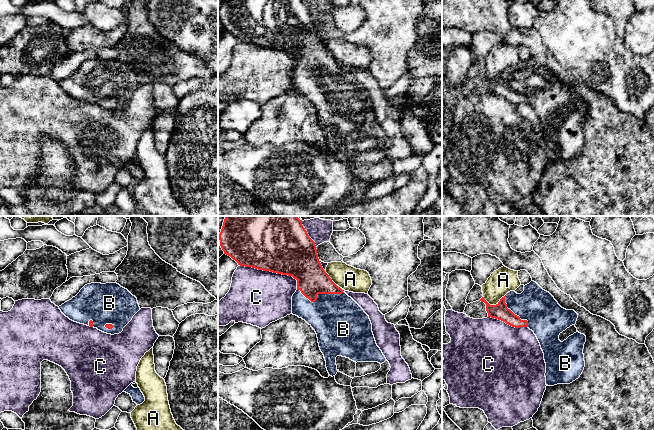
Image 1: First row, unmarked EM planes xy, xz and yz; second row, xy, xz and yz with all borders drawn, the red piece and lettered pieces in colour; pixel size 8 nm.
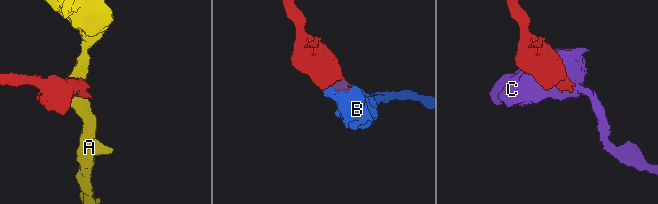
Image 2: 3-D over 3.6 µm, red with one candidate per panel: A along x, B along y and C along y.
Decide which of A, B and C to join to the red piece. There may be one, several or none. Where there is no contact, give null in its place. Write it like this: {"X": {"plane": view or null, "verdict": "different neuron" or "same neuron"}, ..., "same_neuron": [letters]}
{"A": {"plane": "yz", "verdict": "different neuron"}, "B": {"plane": "xz", "verdict": "same neuron"}, "C": {"plane": "xz", "verdict": "different neuron"}, "same_neuron": ["B"]}

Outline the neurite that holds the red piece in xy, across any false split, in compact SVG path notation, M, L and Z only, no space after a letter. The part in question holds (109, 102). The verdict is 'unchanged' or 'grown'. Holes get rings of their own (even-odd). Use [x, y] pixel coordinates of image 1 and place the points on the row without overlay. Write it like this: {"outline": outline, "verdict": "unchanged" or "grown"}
{"outline": "M91 59L59 85L74 98L114 111L123 107L140 83L137 74L117 59Z", "verdict": "grown"}

